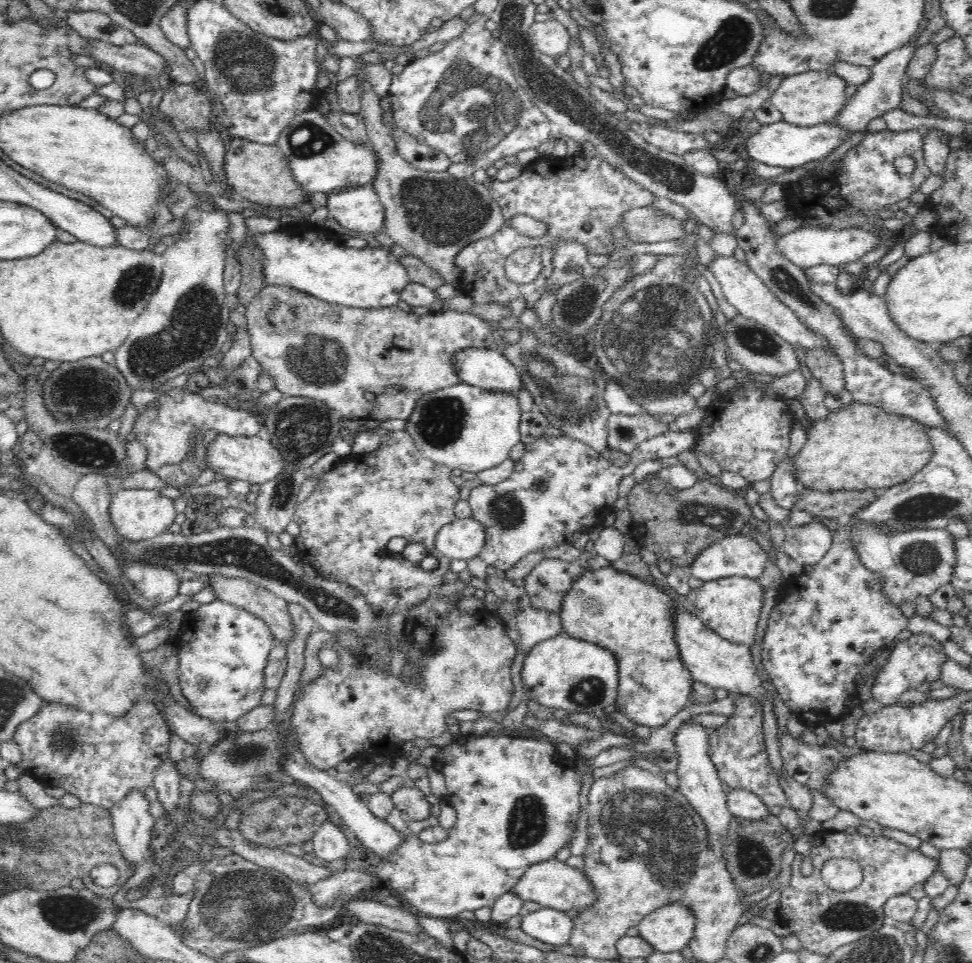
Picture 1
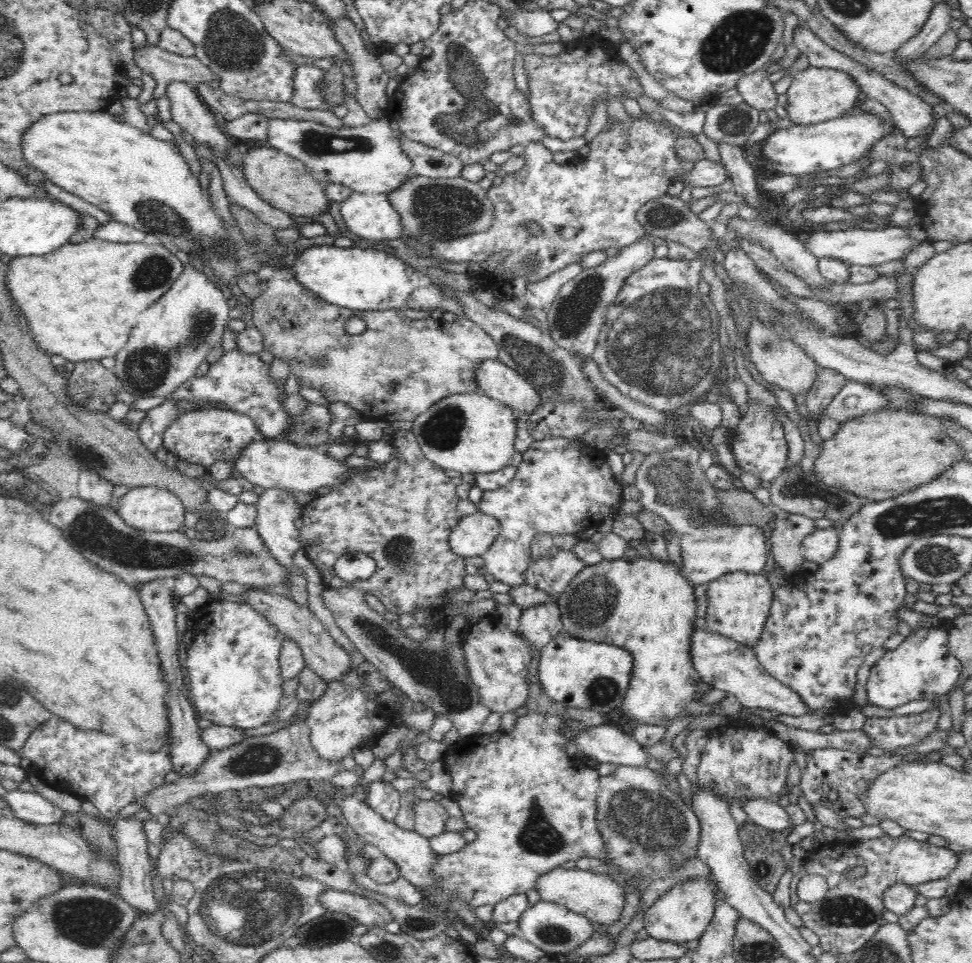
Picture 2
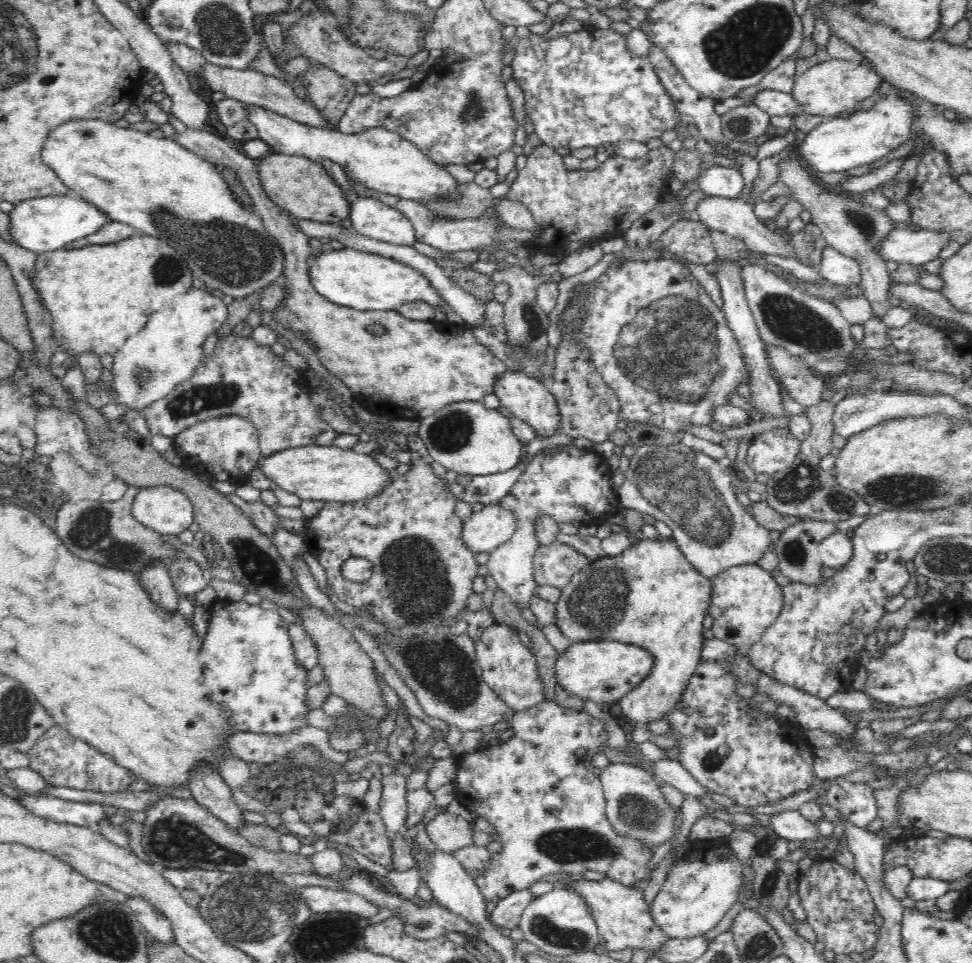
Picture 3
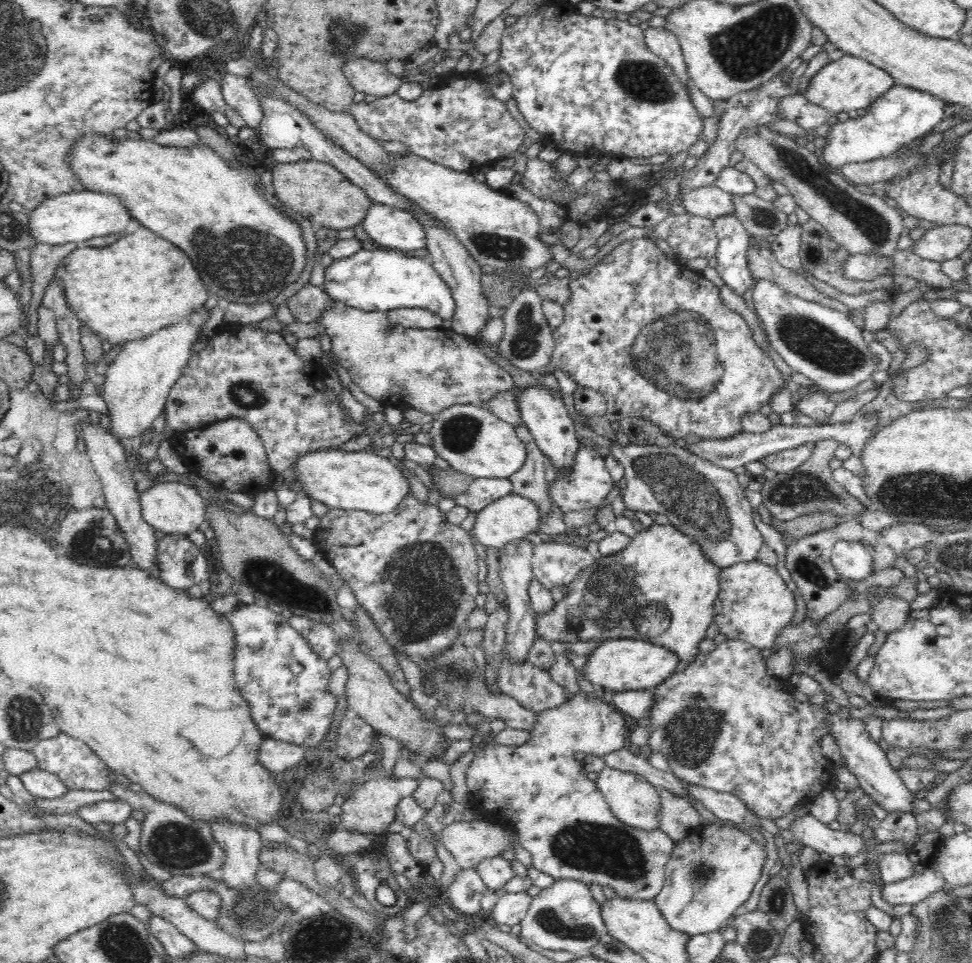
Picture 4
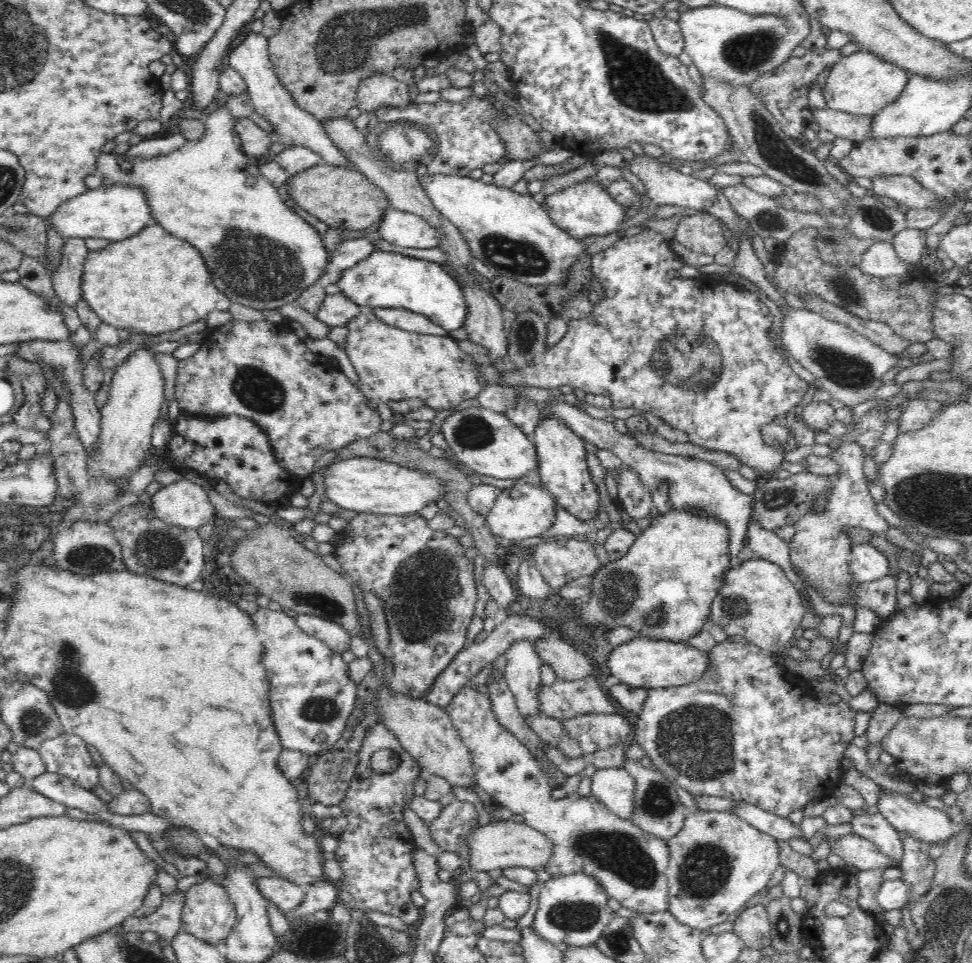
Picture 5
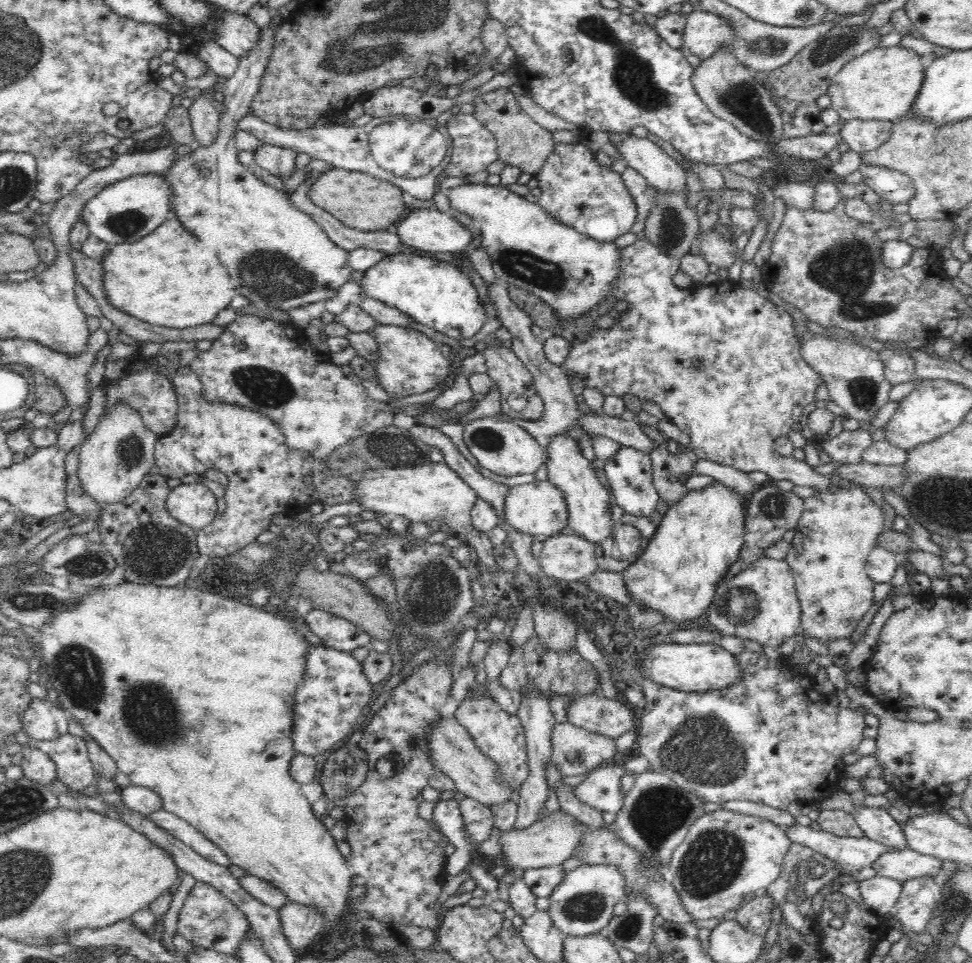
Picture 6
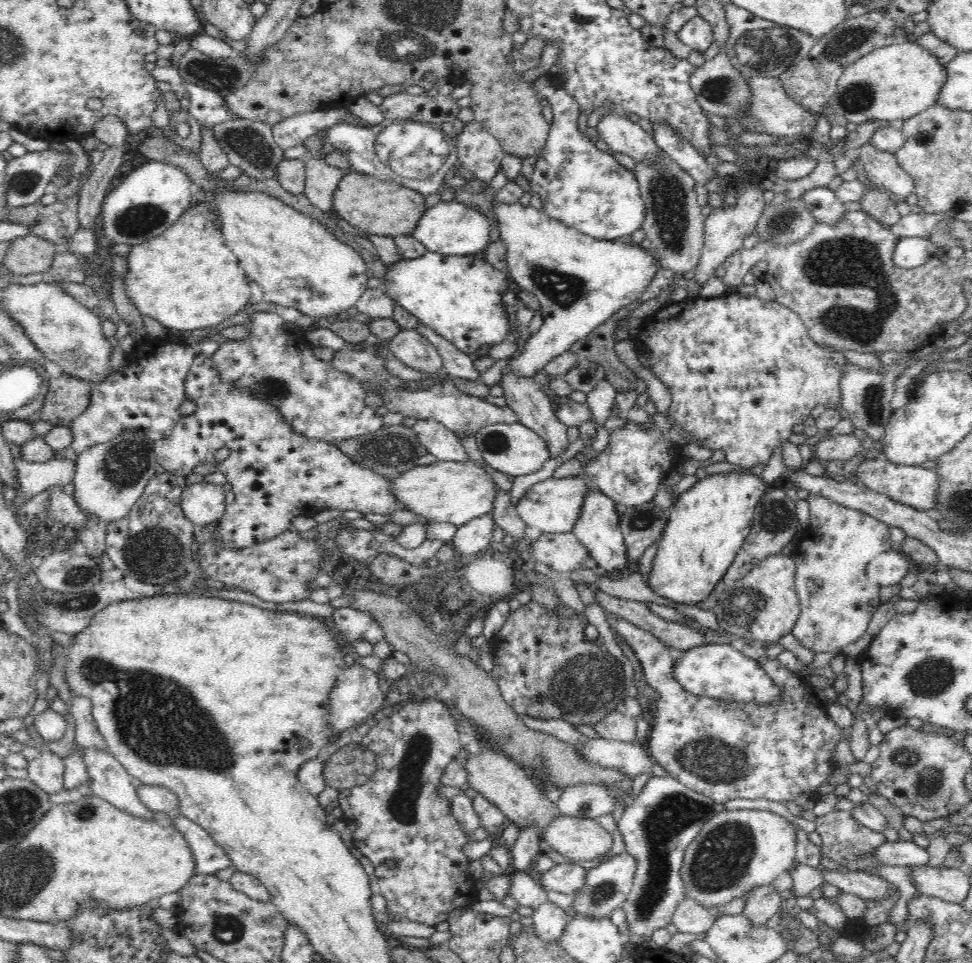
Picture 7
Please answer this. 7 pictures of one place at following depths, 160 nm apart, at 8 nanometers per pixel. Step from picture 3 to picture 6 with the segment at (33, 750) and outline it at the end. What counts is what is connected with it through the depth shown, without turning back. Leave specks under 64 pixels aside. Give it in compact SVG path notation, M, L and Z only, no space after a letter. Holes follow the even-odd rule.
M68 733L47 741L31 740L26 745L46 753L55 762L57 778L71 790L82 791L95 781L87 744L82 738Z

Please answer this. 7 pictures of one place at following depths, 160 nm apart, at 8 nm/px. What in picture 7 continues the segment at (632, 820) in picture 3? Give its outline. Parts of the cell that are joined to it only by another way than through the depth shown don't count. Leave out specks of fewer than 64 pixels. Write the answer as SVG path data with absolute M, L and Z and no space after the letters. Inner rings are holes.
M576 784L563 789L557 806L562 815L598 820L600 816L614 811L617 804L615 794L606 784Z

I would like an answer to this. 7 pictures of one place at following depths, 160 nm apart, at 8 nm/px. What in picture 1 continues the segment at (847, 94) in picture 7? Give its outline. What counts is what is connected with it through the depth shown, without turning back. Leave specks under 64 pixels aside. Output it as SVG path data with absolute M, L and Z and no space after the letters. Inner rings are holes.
M804 72L785 77L771 93L771 103L781 112L783 121L796 126L814 126L830 123L847 103L845 78L834 72Z

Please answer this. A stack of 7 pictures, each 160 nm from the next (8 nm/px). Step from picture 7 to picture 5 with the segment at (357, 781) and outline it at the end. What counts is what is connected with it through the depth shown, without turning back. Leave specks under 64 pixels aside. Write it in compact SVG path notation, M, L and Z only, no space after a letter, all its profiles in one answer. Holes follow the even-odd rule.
M338 749L322 754L311 766L311 774L307 778L308 794L315 803L328 807L339 805L347 792L347 780L354 774L359 763L358 753L353 751L340 751Z

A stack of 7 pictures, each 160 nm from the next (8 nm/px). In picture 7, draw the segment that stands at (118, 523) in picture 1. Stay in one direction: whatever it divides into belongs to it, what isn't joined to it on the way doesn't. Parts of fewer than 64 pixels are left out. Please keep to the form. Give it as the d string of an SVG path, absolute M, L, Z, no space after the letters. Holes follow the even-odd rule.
M205 481L188 485L179 498L183 513L193 524L206 526L217 522L226 510L224 487Z

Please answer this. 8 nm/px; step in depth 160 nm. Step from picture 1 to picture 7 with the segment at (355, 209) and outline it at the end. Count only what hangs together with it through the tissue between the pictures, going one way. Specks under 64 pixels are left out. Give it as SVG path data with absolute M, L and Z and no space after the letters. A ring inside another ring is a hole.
M452 200L451 202L440 201L436 206L426 210L422 218L418 220L411 236L418 240L426 251L442 255L474 255L490 244L490 230L492 224L486 216L480 212L468 209L466 205Z

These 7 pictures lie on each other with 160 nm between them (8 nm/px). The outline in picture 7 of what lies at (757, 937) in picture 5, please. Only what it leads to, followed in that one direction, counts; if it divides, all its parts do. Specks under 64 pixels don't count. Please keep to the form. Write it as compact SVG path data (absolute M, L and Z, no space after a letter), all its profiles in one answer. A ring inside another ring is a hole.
M770 884L756 886L746 895L742 914L754 925L765 926L766 922L780 910L780 892Z

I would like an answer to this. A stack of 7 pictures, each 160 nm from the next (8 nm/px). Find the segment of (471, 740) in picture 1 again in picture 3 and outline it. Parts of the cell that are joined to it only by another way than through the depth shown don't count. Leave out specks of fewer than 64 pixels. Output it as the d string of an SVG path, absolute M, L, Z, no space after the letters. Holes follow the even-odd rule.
M547 701L517 711L514 727L517 733L508 742L491 746L485 753L465 755L457 761L455 800L478 817L488 820L496 830L495 840L500 842L503 850L491 854L485 871L478 873L467 869L483 897L498 902L513 892L530 889L542 876L561 872L572 875L596 870L626 887L632 887L639 880L649 882L652 871L647 864L654 846L648 848L614 830L605 813L606 802L599 776L592 772L587 761L576 756L578 748L594 750L606 740L605 724L583 709L572 710L559 706L555 701Z

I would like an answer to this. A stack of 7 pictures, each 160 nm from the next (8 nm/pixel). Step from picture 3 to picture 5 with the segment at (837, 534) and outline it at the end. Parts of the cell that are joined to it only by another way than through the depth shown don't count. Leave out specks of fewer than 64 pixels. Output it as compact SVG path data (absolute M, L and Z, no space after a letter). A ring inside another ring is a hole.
M868 543L857 544L851 548L847 567L854 580L872 582L890 574L887 557L883 551Z

